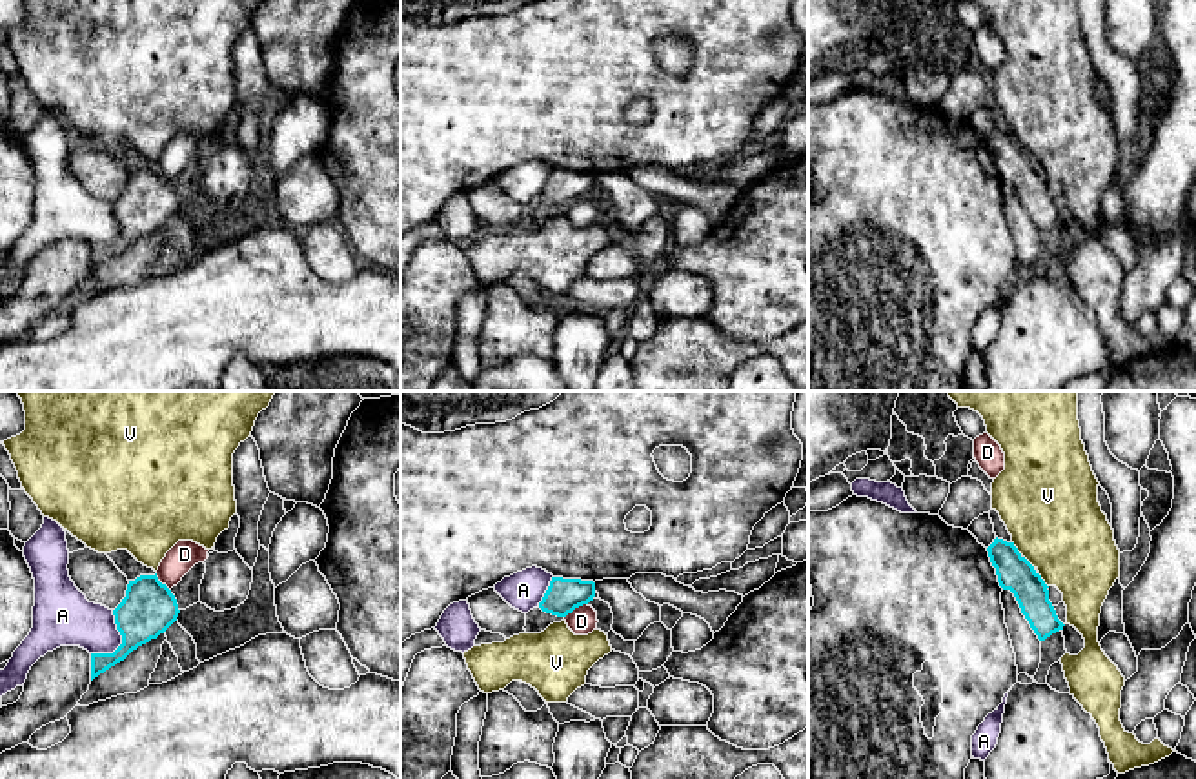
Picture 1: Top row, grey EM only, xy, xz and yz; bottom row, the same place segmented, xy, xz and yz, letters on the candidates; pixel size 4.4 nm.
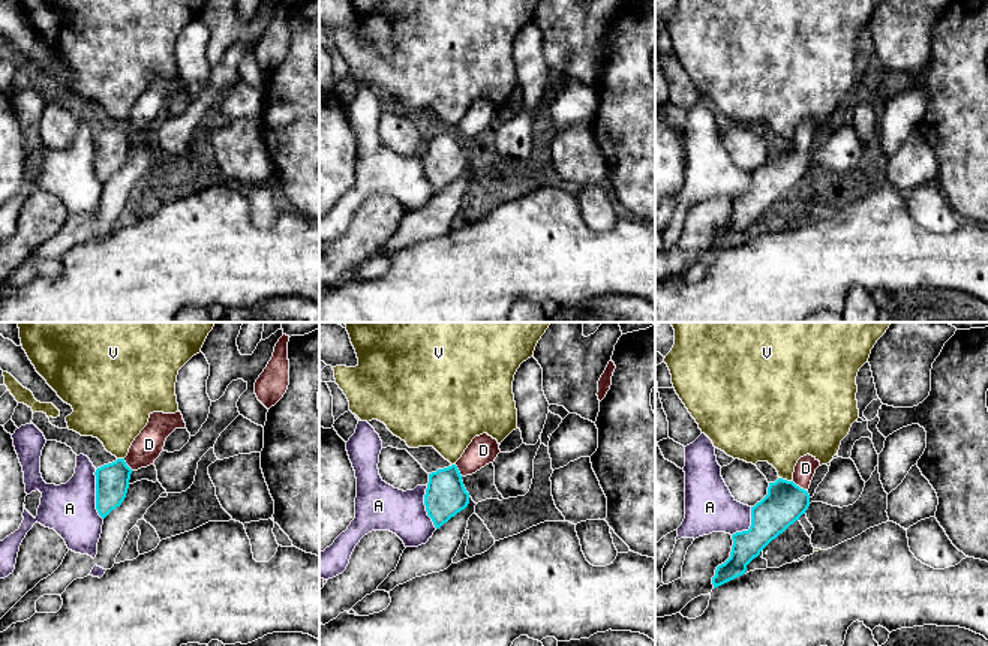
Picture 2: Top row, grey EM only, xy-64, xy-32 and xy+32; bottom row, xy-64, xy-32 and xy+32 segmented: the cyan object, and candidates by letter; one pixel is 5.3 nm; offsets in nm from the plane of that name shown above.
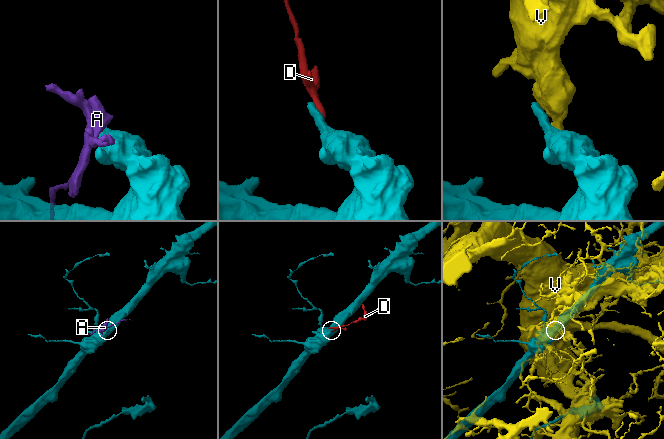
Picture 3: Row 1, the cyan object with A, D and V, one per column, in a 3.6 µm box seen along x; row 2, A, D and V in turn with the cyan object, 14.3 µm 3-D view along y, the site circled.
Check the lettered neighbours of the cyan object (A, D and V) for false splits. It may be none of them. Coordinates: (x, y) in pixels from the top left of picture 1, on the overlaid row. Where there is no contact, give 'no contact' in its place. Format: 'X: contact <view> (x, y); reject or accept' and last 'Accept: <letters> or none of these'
A: contact xy (122, 641); reject
D: contact xz (576, 607); accept
V: contact yz (1020, 554); reject
Accept: D

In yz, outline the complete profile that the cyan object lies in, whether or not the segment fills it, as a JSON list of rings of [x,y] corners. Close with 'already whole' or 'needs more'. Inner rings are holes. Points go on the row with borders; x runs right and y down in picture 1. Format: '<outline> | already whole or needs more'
[[[994,539],[987,548],[998,582],[1003,590],[1010,590],[1039,641],[1063,630],[1052,602],[1049,601],[1049,586],[1034,566],[1018,551],[1014,542]]] | already whole

